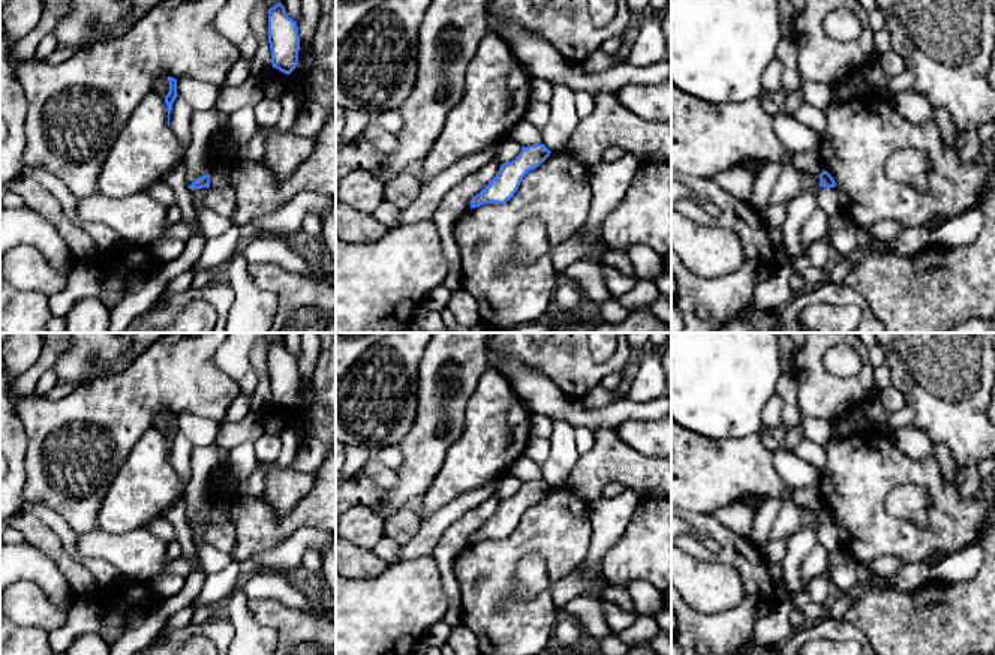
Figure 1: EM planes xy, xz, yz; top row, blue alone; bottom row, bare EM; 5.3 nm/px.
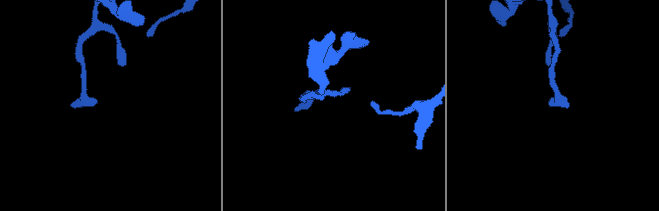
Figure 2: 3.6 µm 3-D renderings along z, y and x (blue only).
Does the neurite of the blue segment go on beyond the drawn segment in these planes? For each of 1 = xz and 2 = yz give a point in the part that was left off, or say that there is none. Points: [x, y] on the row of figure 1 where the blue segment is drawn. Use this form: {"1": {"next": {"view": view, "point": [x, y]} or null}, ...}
{"1": {"next": null}, "2": {"next": null}}

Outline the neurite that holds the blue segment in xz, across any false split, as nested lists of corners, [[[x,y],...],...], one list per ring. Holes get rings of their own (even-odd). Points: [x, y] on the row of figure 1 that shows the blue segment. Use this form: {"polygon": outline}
{"polygon": [[[544,144],[521,147],[520,154],[511,162],[502,163],[496,177],[471,199],[471,208],[509,201],[517,192],[523,177],[539,166],[550,153]]]}

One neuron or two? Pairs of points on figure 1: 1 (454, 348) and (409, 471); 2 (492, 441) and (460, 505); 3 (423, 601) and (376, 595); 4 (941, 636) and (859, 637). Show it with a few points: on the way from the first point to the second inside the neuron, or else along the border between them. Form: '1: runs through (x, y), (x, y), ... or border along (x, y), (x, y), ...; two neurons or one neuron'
1: runs through (433, 378), (432, 432), (429, 439); one neuron
2: border along (499, 477), (463, 492), (438, 511); two neurons
3: runs through (411, 601), (388, 601); one neuron
4: border along (842, 619), (854, 624), (869, 639); two neurons

